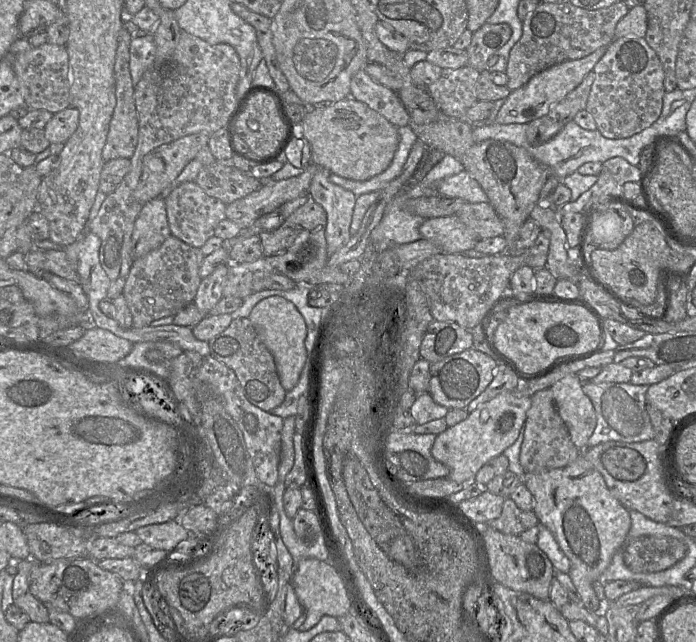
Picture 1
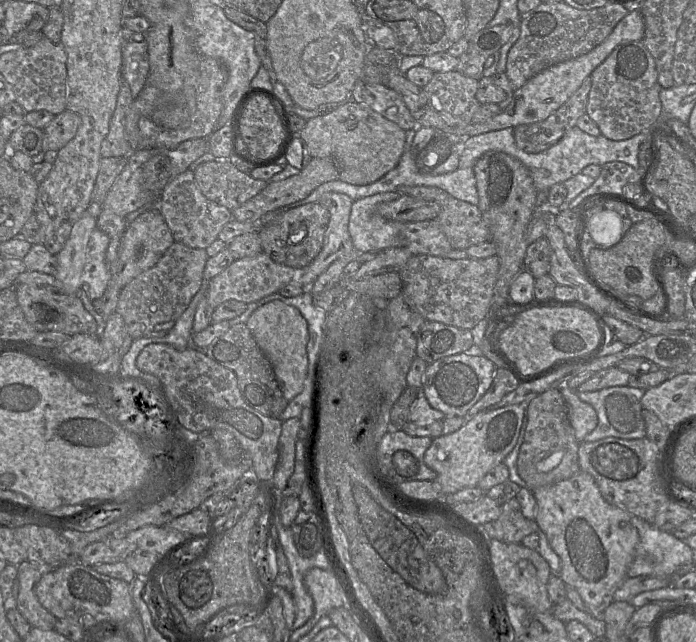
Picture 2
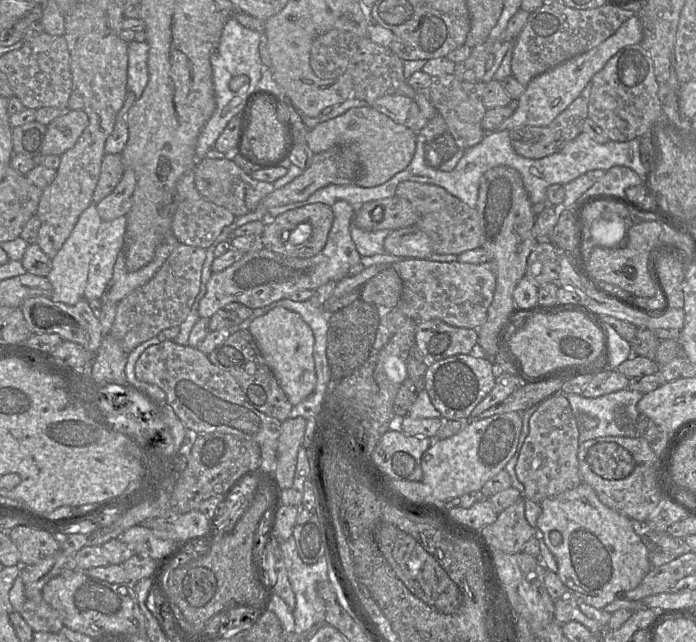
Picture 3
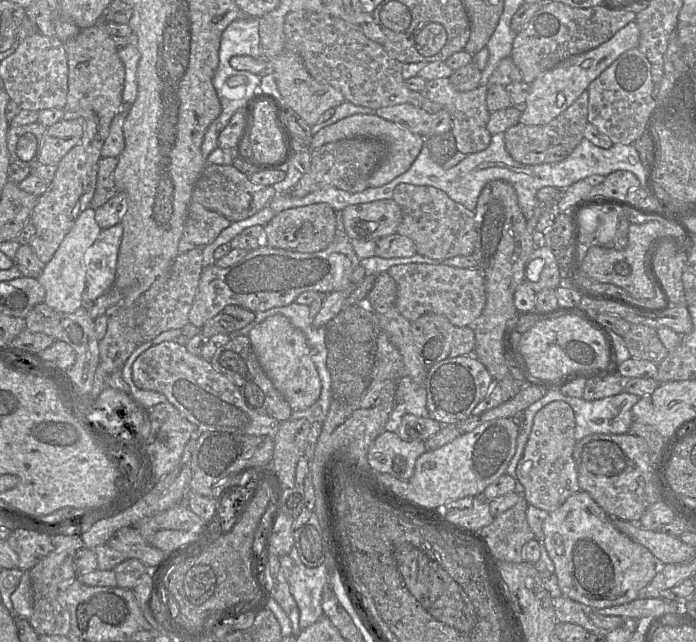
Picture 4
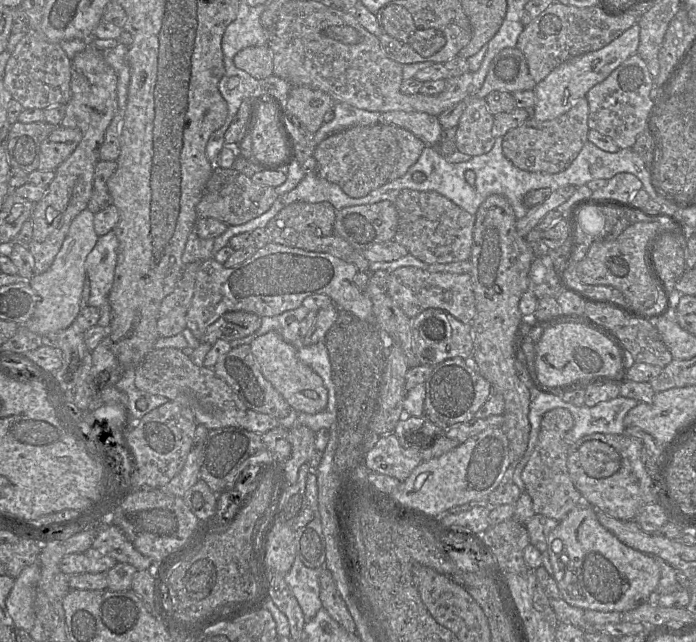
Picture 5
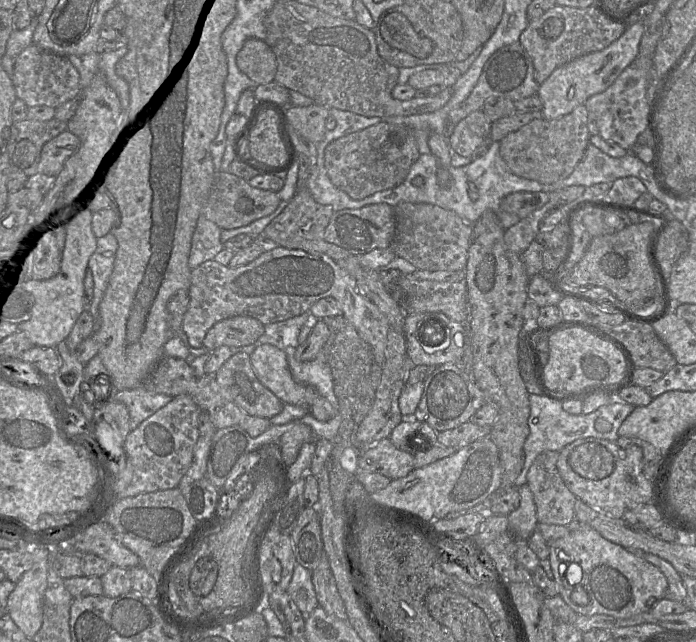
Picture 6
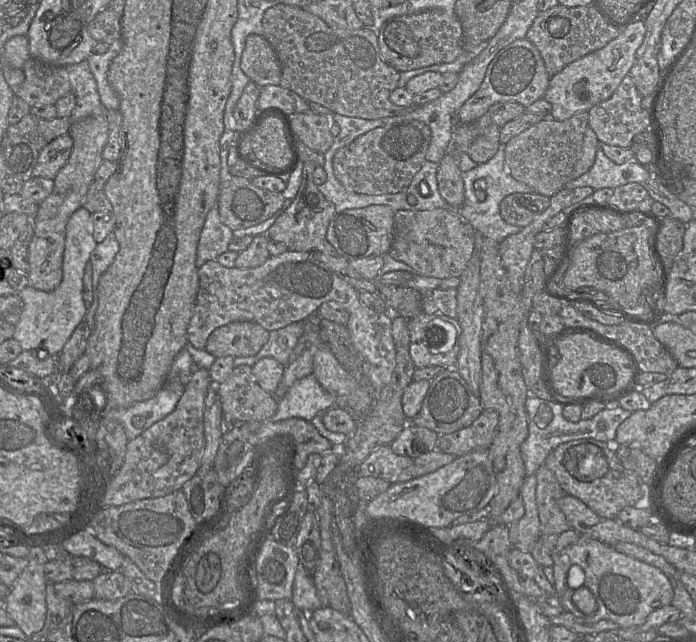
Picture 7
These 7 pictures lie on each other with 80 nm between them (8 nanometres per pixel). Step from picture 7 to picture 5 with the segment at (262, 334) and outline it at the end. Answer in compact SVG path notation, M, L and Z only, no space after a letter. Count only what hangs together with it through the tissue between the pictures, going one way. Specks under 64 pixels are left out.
M230 311L207 327L201 342L210 345L219 339L231 342L253 334L261 326L261 317L245 311Z

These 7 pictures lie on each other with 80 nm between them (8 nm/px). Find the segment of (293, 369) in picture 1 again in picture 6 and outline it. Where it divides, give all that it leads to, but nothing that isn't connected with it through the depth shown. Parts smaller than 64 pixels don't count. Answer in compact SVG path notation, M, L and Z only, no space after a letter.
M262 344L252 352L250 360L258 380L284 404L305 406L312 416L324 422L330 421L338 414L329 401L321 396L315 388L294 380L287 356L281 349L271 344Z

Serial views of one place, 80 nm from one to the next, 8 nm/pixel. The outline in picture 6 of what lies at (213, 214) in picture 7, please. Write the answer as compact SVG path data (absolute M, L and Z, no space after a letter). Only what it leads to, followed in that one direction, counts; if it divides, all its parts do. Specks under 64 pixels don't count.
M200 215L191 239L188 265L191 269L212 260L224 248L220 234L222 229Z

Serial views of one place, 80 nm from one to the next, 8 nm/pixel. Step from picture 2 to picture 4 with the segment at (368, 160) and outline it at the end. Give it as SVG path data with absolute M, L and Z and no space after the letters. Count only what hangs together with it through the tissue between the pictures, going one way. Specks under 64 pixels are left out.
M354 114L320 129L312 136L310 146L311 149L316 149L331 142L350 138L377 139L387 146L386 155L368 180L368 187L383 186L405 173L419 155L426 141L423 136L412 133L408 129L385 120L377 114Z

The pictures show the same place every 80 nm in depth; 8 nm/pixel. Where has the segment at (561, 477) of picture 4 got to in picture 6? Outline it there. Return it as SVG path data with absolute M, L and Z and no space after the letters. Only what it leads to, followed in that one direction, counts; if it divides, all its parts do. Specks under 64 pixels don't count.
M560 451L540 453L527 473L527 485L533 493L539 523L573 526L576 496L566 487L558 469Z

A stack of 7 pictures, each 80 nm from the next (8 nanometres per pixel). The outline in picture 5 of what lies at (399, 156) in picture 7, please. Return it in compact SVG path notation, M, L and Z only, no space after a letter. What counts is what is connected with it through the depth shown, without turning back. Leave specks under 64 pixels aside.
M377 123L345 129L319 143L313 153L318 175L337 184L351 198L361 198L390 180L400 147L390 124Z

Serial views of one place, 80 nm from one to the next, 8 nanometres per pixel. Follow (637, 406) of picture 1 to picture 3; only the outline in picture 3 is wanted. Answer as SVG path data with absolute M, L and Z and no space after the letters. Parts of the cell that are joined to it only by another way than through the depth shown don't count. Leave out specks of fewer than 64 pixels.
M627 388L596 398L574 393L564 395L570 402L576 421L580 414L598 418L599 423L595 428L580 430L580 443L601 436L639 436L637 419L640 413L637 404L643 393Z

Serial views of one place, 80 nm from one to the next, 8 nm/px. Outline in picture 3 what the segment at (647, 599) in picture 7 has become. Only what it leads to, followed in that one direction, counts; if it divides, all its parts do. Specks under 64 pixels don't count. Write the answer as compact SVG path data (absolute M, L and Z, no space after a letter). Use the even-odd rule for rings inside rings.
M581 483L573 489L543 500L540 506L542 512L536 528L543 534L546 546L557 561L557 575L567 587L569 596L581 599L597 609L603 609L615 599L624 598L625 594L636 588L651 570L649 545L644 538L644 530L630 518L604 505L589 485ZM552 531L558 531L562 535L559 545L554 545L550 541Z

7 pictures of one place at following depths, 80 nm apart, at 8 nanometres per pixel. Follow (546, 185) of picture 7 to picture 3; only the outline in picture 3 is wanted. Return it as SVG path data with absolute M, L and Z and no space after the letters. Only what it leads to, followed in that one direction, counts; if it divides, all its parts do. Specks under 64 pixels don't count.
M592 79L580 95L549 125L524 126L510 131L510 141L514 151L525 158L540 159L558 152L566 143L583 132L583 123L588 117L588 103L592 88Z

